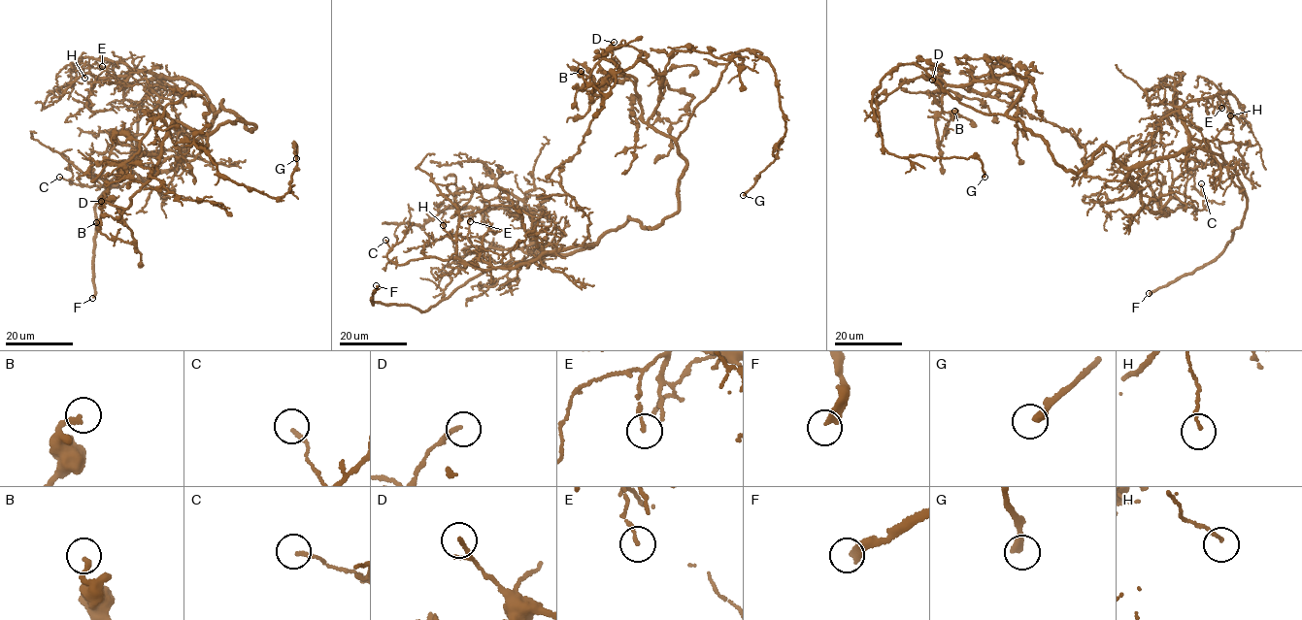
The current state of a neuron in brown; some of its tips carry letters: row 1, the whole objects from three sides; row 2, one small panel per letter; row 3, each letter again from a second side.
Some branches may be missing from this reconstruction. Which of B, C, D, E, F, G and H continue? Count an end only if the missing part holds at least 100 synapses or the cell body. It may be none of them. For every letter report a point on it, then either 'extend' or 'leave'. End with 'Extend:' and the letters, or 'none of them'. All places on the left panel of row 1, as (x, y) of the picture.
B: at (96, 222); leave
C: at (59, 177); leave
D: at (101, 201); leave
E: at (102, 66); leave
F: at (92, 298); extend
G: at (296, 158); leave
H: at (84, 78); leave
Extend: F

